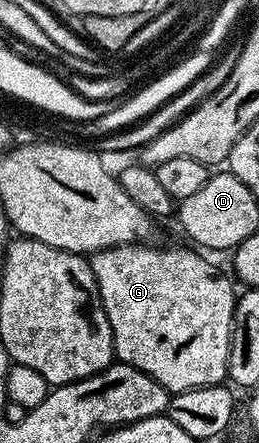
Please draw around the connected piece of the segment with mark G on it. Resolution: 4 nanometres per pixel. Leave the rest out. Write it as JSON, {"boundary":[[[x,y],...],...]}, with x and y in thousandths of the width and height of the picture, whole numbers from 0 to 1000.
{"boundary":[[[591,549],[448,553],[355,573],[359,619],[429,729],[448,813],[583,847],[656,889],[857,867],[884,849],[900,704],[919,675],[919,664],[900,661],[903,637],[884,637],[799,582],[772,580],[792,576],[741,560],[602,562],[598,555]]]}

